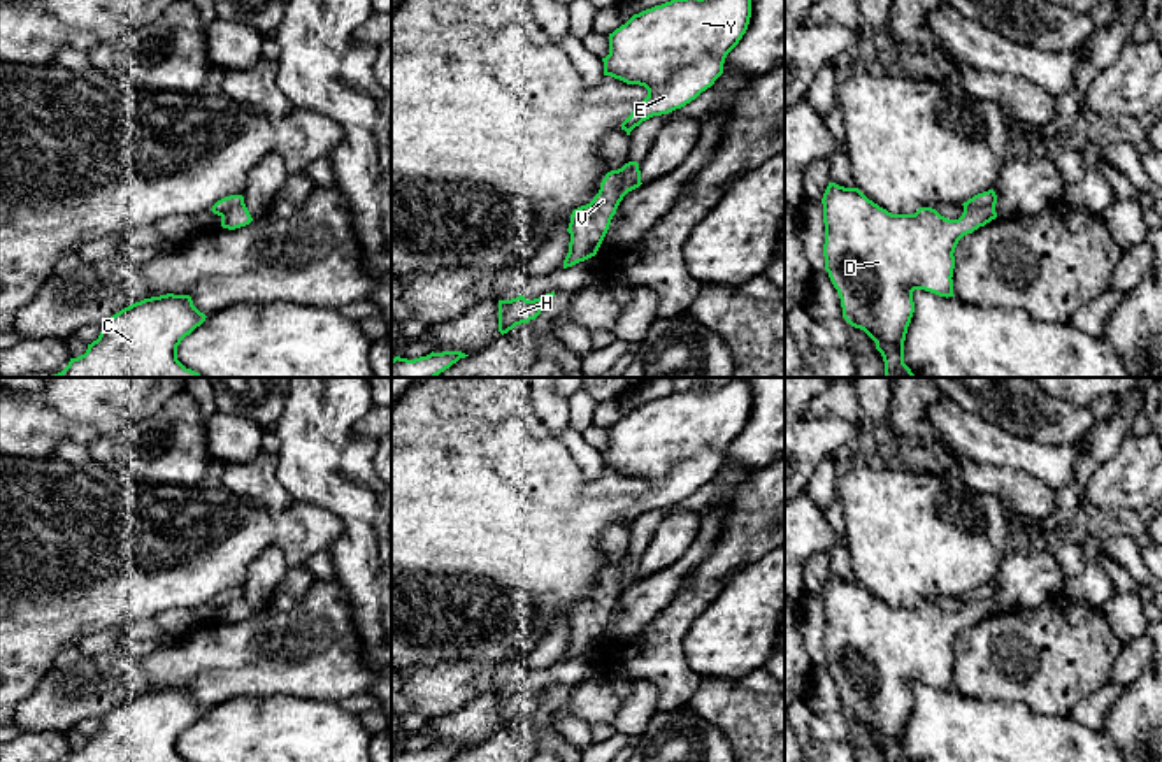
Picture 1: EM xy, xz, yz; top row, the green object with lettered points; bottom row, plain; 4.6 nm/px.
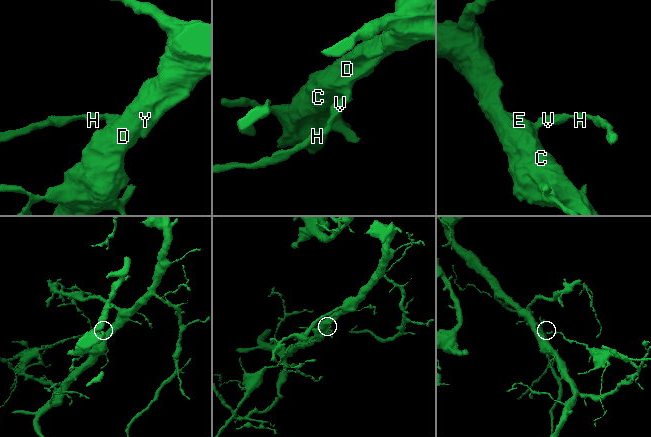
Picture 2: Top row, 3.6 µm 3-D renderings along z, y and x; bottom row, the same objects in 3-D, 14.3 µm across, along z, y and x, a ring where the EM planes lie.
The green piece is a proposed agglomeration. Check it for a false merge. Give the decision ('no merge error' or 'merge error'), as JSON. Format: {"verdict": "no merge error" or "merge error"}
{"verdict": "merge error"}

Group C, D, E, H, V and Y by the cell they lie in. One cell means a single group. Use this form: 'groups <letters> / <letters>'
groups C D E Y / H V

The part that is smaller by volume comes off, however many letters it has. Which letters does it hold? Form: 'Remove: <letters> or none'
Remove: H, V

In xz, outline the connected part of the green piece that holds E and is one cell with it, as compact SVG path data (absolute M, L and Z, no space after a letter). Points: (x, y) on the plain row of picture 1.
M730 381L702 392L672 392L609 427L604 469L648 483L621 523L630 528L642 514L681 502L711 481L750 411L751 386Z

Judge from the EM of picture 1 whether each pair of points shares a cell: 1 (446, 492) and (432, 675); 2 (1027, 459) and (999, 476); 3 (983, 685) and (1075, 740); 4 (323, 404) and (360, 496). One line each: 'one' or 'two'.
1: two
2: two
3: two
4: one

